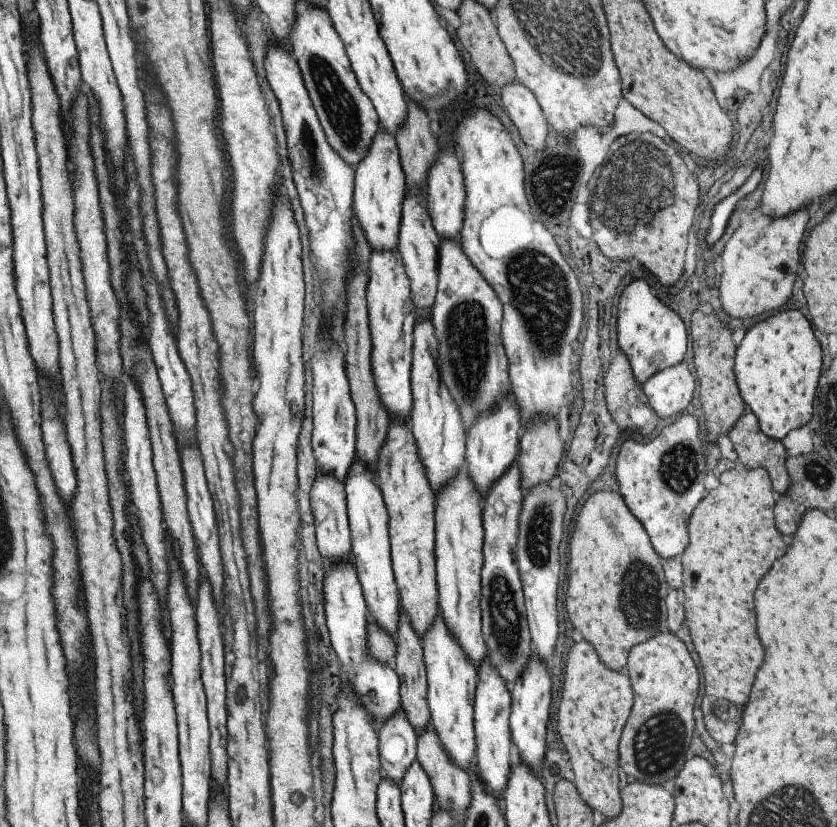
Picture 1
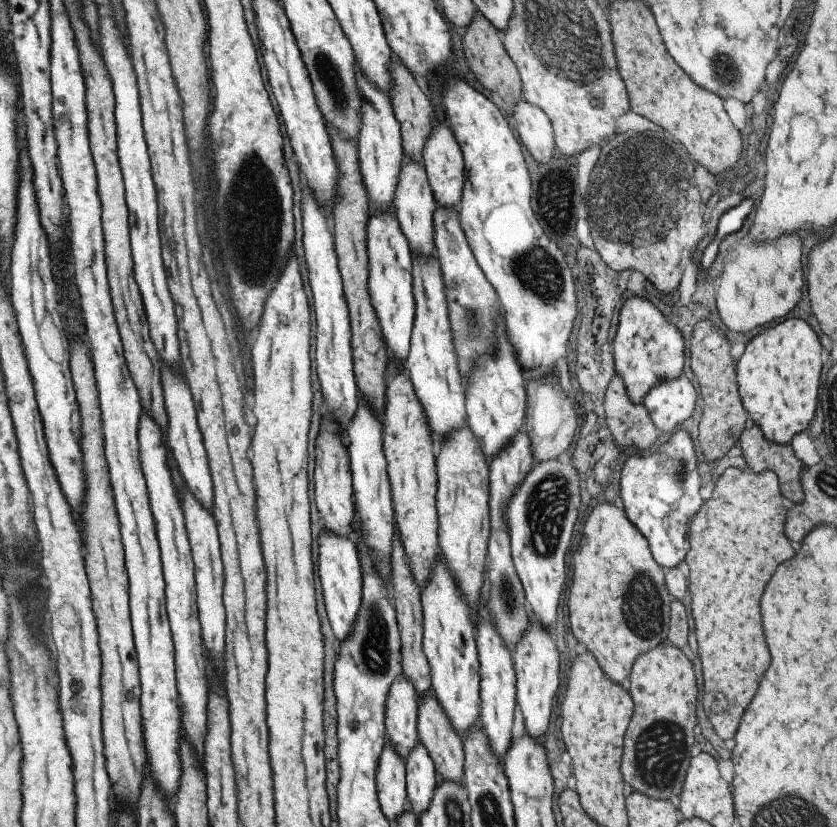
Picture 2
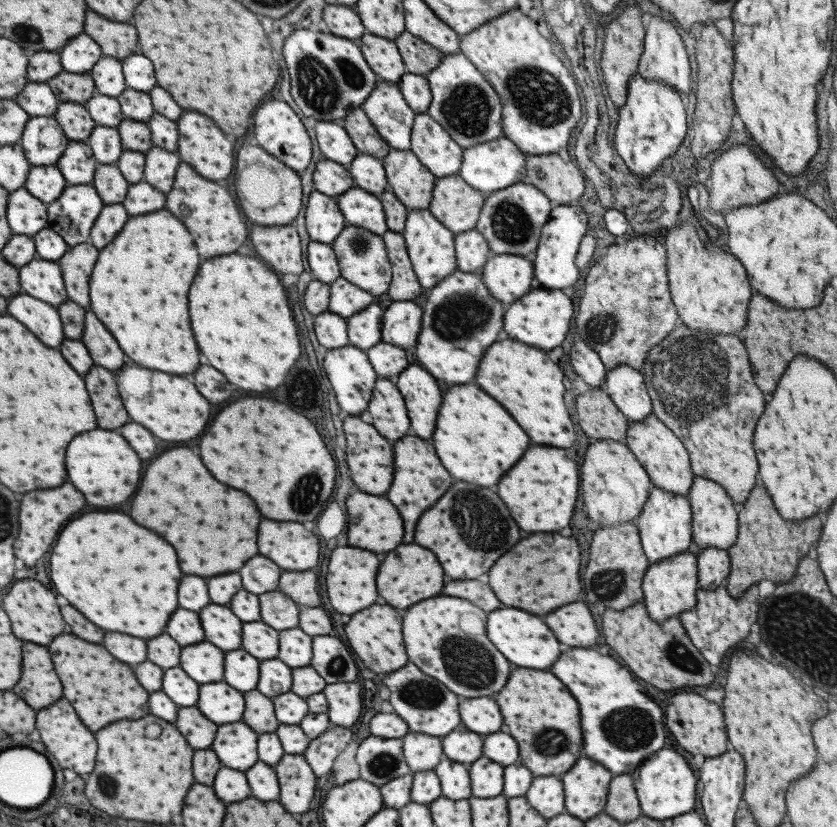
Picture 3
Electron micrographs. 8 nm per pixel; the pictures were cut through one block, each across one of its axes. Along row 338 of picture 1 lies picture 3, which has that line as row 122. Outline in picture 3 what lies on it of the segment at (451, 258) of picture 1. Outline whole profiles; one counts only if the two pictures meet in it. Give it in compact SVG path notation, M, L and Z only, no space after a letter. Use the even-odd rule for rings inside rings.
M463 53L445 55L439 64L425 76L430 88L430 103L426 113L462 148L466 149L483 142L489 142L503 137L501 126L501 106L493 92L493 88L483 78L483 75L463 56Z

